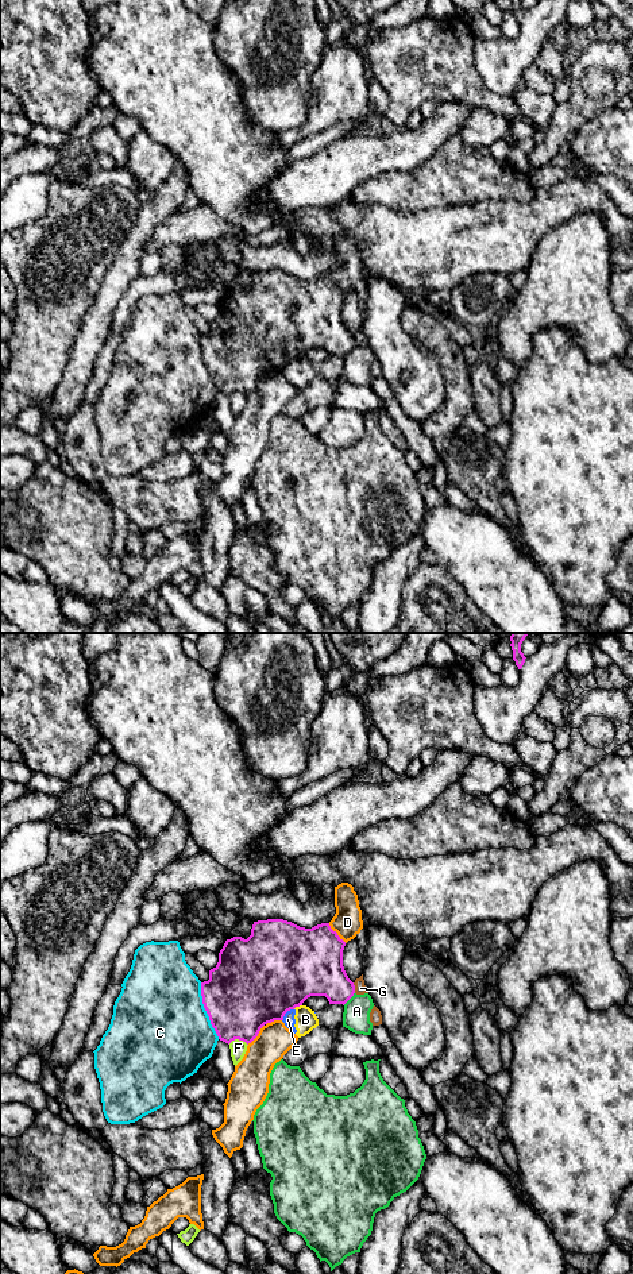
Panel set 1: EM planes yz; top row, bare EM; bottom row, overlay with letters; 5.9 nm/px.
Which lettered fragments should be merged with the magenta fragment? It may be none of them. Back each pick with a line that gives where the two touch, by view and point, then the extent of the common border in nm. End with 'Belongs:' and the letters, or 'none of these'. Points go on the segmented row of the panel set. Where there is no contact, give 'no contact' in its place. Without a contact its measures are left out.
Belongs: none of these

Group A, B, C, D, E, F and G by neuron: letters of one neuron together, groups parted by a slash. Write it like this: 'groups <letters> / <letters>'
groups A / B E / C / D / F / G

